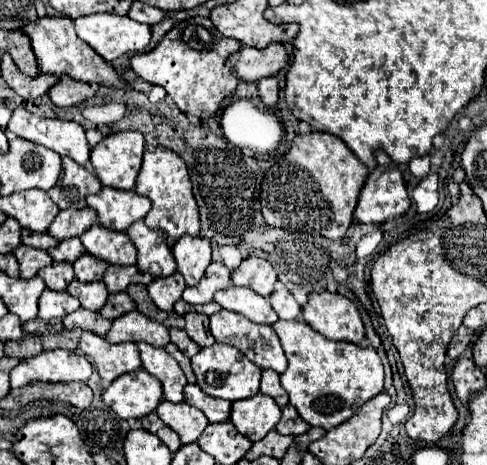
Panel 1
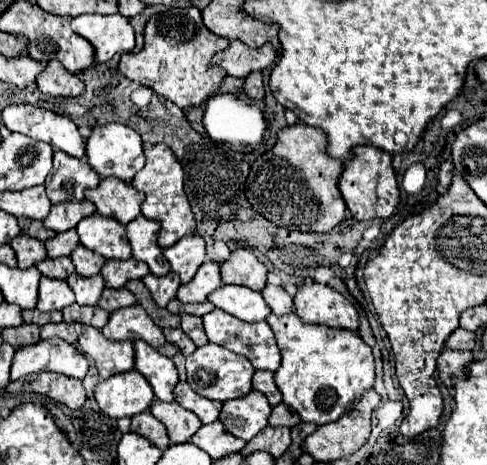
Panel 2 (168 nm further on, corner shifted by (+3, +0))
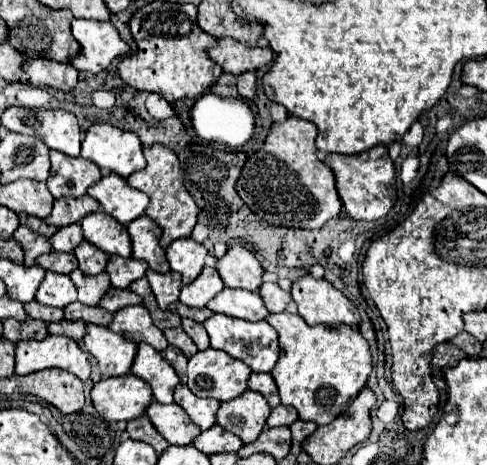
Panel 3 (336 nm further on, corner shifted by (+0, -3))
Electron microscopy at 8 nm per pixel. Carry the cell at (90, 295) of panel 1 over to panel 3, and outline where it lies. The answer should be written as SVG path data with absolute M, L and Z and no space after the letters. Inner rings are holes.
M72 271L70 279L74 281L76 289L78 289L78 301L84 305L98 305L98 301L102 299L102 295L108 291L110 287L110 279L106 273L98 273L98 275L84 275L82 271Z

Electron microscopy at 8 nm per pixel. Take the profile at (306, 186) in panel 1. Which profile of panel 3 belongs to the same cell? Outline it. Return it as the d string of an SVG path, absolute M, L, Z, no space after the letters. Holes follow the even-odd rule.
M288 115L282 123L272 123L270 133L262 147L254 151L242 167L240 179L236 181L236 191L240 199L266 223L280 227L300 227L300 229L320 229L328 219L342 211L338 191L334 187L334 173L316 157L316 125L310 121L296 119Z

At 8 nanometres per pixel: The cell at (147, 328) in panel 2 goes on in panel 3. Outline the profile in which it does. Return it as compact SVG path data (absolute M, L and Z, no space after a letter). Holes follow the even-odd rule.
M132 305L132 307L124 307L124 309L116 311L108 329L124 335L126 339L130 339L134 343L146 341L156 351L164 351L168 347L164 333L152 323L148 309L144 309L142 305Z

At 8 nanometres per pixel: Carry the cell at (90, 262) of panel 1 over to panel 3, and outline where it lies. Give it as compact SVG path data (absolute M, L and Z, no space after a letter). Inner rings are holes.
M86 239L74 249L74 255L78 259L78 269L82 273L86 273L86 275L102 273L104 267L106 267L106 263L108 263L108 253L100 251L92 243L88 243Z

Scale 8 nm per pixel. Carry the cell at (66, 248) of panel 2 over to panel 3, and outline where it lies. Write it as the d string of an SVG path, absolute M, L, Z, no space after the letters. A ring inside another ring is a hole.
M72 223L72 225L68 225L68 227L58 229L58 231L50 237L50 243L52 243L54 251L70 253L70 251L74 251L74 247L80 245L82 239L84 239L84 237L82 237L80 223Z

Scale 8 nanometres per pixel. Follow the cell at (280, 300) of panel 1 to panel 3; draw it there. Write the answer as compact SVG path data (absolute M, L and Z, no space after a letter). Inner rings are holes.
M262 283L260 287L260 295L264 299L264 305L270 313L280 313L286 309L286 305L290 303L290 293L284 291L278 283Z

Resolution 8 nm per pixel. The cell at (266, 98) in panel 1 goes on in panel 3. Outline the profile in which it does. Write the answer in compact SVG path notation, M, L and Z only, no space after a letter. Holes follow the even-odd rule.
M246 71L244 75L238 75L236 79L238 79L236 87L238 87L240 97L242 99L254 99L254 95L256 95L256 85L254 85L256 83L256 75L252 71Z

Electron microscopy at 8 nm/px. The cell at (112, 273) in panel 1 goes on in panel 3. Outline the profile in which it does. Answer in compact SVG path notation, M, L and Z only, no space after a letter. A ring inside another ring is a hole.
M110 255L108 265L106 265L106 273L110 275L112 285L118 289L128 289L130 283L144 277L146 269L148 269L148 263L144 263L140 259L132 259L132 257L124 259L124 257L116 257L116 255Z

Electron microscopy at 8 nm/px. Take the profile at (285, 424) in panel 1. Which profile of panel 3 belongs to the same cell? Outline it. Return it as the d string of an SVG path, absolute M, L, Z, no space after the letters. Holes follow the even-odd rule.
M278 405L272 409L266 425L268 427L280 427L280 425L290 425L292 421L298 419L298 413L294 407L286 407L286 405Z

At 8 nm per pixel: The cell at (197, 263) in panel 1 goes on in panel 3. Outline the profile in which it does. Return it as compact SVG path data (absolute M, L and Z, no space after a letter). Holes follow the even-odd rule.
M182 237L168 245L166 255L172 271L178 271L182 275L182 283L188 285L200 275L208 251L202 243L196 243L190 237Z

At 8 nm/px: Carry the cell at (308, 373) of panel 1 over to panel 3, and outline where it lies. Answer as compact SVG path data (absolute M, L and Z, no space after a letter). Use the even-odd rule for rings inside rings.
M288 311L272 313L266 317L266 321L278 331L278 337L280 337L280 359L270 375L276 381L282 403L294 407L302 421L314 421L318 425L330 423L336 415L340 415L342 411L348 409L350 401L358 397L360 389L368 381L368 375L372 371L372 355L368 349L368 341L352 325L314 325L314 327L310 327L298 313L292 315Z

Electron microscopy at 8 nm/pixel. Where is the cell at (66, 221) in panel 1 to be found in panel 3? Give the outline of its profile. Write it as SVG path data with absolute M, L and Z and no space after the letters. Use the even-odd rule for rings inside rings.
M90 195L76 197L76 199L56 199L52 213L46 217L46 223L56 227L66 227L66 225L78 223L84 215L94 213L98 209L100 205Z

